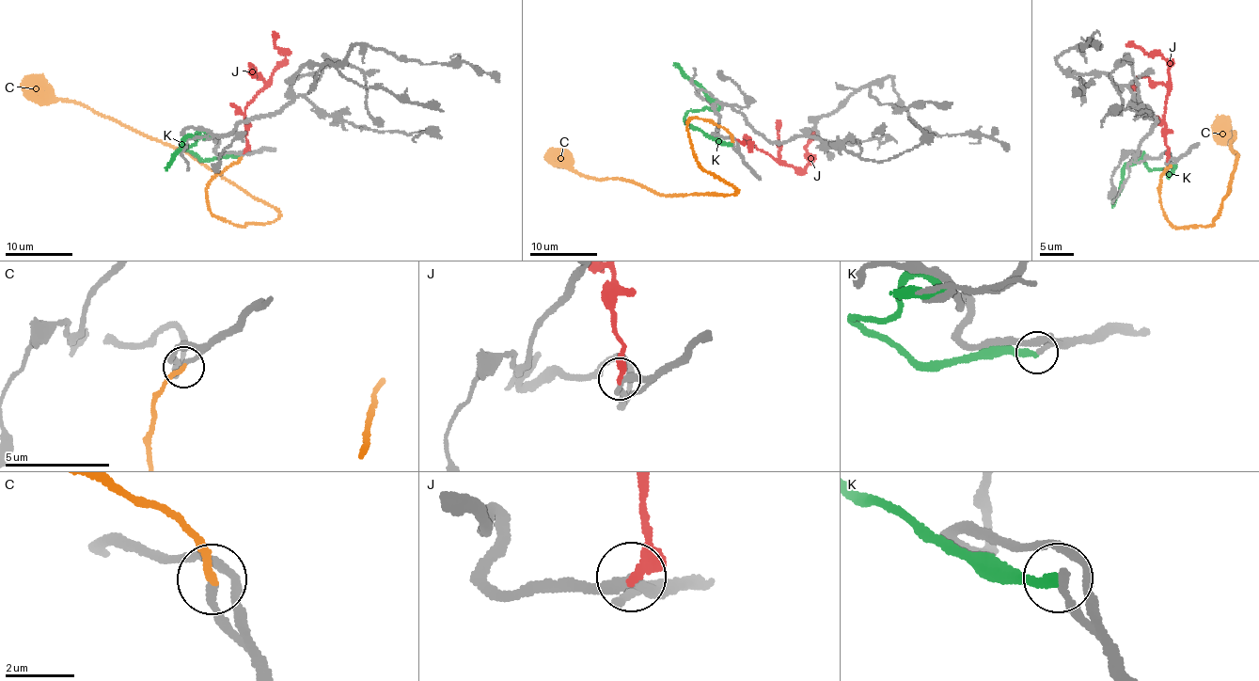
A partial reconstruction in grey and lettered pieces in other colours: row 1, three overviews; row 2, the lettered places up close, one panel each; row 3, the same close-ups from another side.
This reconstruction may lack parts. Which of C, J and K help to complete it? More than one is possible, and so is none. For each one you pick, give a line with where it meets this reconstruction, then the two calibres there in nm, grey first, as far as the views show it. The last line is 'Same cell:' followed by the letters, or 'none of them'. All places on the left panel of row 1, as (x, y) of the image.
C: (241, 157) | 200/220 nm
Same cell: C

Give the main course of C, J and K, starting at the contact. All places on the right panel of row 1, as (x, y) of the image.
C: (1171, 165), (1160, 179), (1161, 209), (1173, 226), (1211, 226), (1238, 156), (1230, 144), (1235, 134), (1224, 128)
J: (1167, 159), (1164, 115), (1170, 84), (1168, 62), (1158, 54), (1149, 55), (1125, 44)
K: (1172, 164), (1176, 166), (1169, 176), (1162, 169), (1148, 169), (1143, 153), (1125, 165), (1112, 208)

